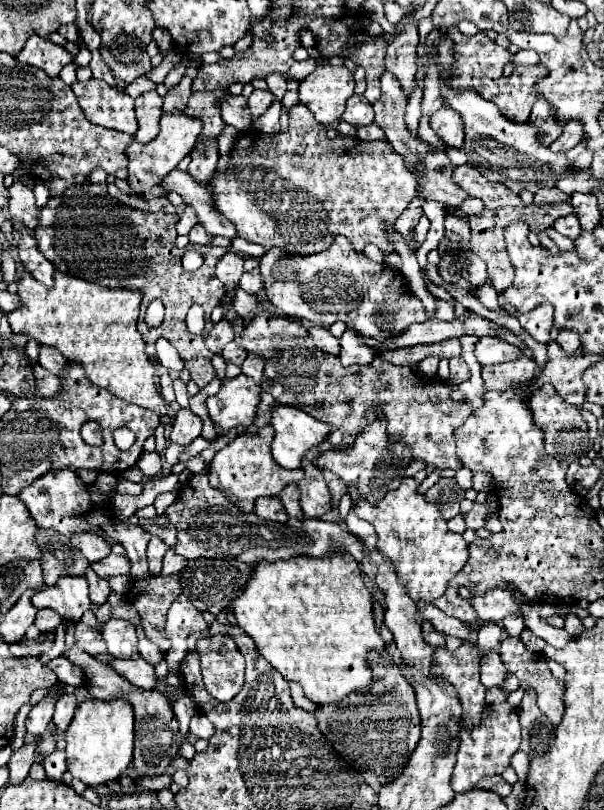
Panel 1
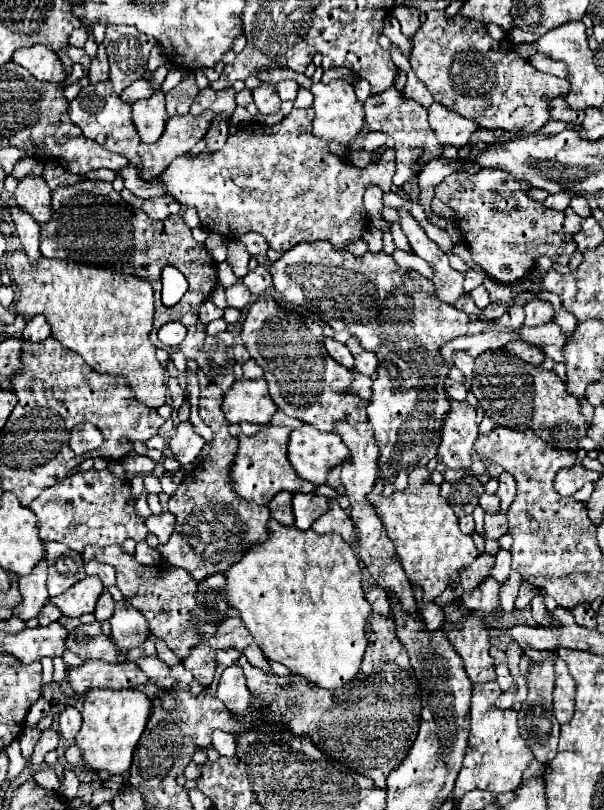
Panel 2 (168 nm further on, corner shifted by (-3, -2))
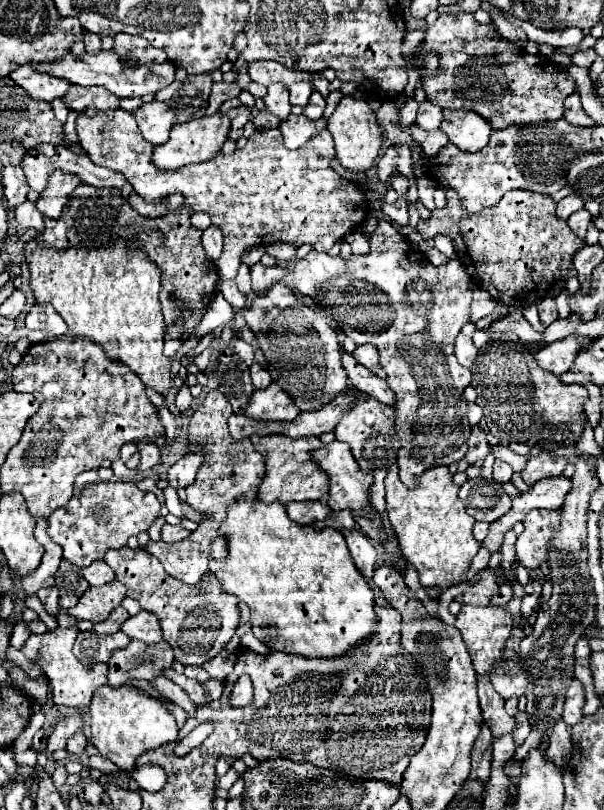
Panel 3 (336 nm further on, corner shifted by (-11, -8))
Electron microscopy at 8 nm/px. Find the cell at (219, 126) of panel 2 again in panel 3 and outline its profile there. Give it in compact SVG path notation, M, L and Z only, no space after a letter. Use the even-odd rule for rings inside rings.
M239 106L239 108L229 110L227 116L231 118L231 132L229 132L229 138L231 138L231 140L239 140L239 138L243 136L245 124L251 120L251 110L249 110L247 106Z

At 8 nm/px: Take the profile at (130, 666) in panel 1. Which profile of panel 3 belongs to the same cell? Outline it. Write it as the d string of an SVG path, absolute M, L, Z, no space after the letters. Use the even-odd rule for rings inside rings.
M173 668L165 670L165 676L167 676L169 680L173 680L175 684L179 684L179 686L191 696L191 700L193 700L197 706L207 704L207 692L205 692L205 688L203 688L197 680L191 680L191 678L187 678L185 674L177 674Z

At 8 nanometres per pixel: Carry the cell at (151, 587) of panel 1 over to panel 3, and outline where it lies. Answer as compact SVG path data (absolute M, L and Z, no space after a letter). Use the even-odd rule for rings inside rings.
M123 546L121 550L109 550L103 558L115 572L117 580L121 580L127 586L127 596L141 604L143 610L153 612L163 630L163 638L169 642L169 646L175 652L175 660L179 660L185 666L199 666L209 662L217 652L223 650L223 646L233 638L237 624L239 624L239 608L237 598L223 590L221 582L207 574L201 578L201 584L183 584L181 580L165 574L163 566L157 562L157 558L145 554L141 548L133 550L129 546Z

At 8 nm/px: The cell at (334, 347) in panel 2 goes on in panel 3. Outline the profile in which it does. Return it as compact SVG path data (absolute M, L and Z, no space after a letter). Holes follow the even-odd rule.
M343 354L341 362L343 362L343 368L345 368L347 376L349 376L349 382L357 390L373 396L375 400L379 400L379 402L383 402L387 406L395 404L395 394L389 390L389 386L387 386L385 380L377 378L375 374L371 374L365 366L357 364L357 360L351 354Z

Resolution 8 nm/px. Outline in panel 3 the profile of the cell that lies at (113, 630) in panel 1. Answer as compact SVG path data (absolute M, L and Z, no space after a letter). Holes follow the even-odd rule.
M141 610L137 616L131 616L123 626L121 630L129 636L129 638L135 638L135 640L143 640L145 644L157 644L161 642L161 626L159 626L159 620Z

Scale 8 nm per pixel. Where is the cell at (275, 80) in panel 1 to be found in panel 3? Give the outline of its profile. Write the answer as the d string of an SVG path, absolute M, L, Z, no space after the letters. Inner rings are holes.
M297 82L297 84L289 86L289 92L291 92L293 106L307 106L311 92L313 92L313 86L309 82Z

